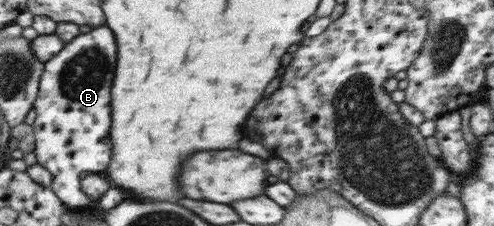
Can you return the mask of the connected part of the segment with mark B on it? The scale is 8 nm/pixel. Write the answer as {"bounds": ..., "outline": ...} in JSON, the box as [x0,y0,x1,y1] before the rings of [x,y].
{"bounds":[35,26,117,209],"outline":[[[109,26],[74,38],[46,62],[35,101],[37,162],[54,176],[52,189],[70,209],[82,209],[91,198],[82,190],[81,174],[101,173],[111,162],[112,90],[117,68],[117,38]]]}

